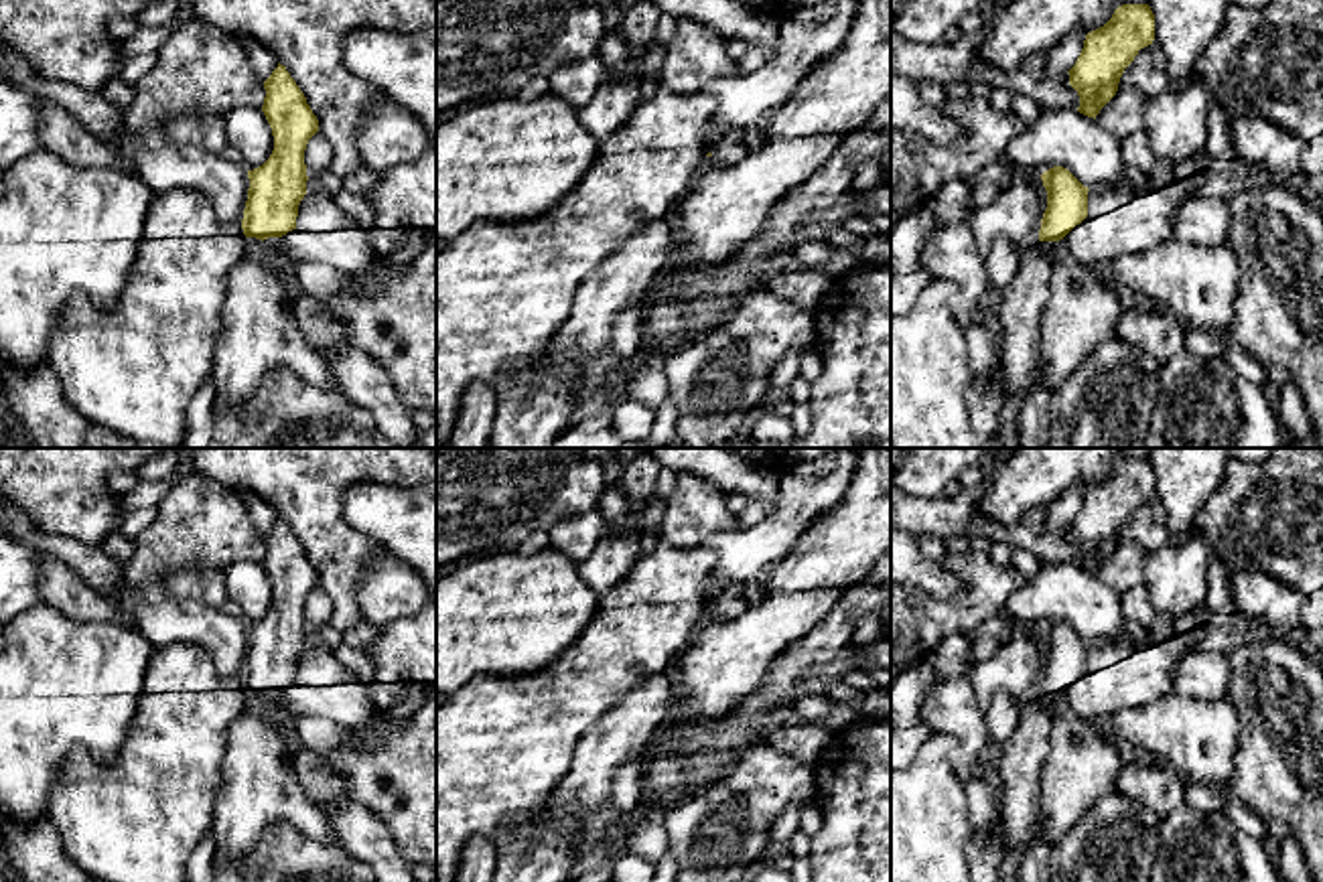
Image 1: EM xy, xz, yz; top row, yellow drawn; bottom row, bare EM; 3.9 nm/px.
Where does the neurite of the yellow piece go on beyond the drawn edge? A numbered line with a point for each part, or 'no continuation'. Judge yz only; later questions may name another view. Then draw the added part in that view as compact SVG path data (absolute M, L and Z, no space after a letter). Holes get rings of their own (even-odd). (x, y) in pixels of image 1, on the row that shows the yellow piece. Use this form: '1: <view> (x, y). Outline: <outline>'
1: yz (1023, 307). Outline: M1037 241L1027 249L1000 306L1006 381L1023 393L1017 418L1019 448L1047 448L1049 444L1049 395L1037 379L1037 369L1051 264L1053 241Z

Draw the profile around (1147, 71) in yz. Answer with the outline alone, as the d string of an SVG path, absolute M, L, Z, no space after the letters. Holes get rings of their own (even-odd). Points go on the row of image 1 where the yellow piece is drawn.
M1157 45L1138 51L1134 61L1124 69L1120 87L1136 87L1144 97L1165 91L1183 89L1187 79L1173 79L1165 65L1165 55Z

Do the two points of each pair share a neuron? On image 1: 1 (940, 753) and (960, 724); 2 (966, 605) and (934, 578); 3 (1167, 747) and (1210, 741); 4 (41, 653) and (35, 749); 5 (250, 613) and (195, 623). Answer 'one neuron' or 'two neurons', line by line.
1: two neurons
2: two neurons
3: one neuron
4: one neuron
5: two neurons

